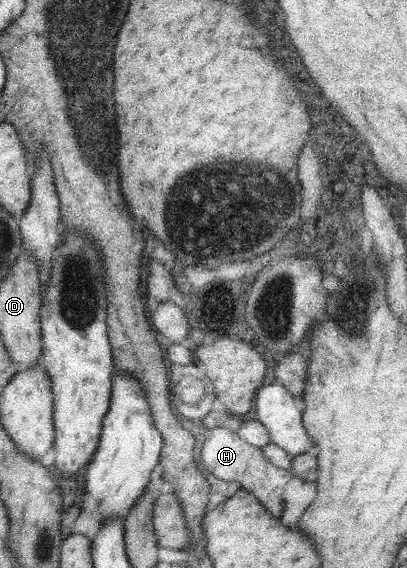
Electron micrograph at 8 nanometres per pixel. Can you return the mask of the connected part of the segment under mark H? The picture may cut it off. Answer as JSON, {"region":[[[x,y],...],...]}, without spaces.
{"region":[[[217,426],[210,430],[210,432],[207,432],[207,436],[196,460],[214,478],[224,483],[236,482],[240,489],[245,490],[248,494],[256,498],[266,509],[266,512],[270,513],[272,518],[279,518],[281,516],[283,488],[286,482],[291,479],[291,473],[272,466],[262,456],[260,449],[244,443],[234,430]]]}

